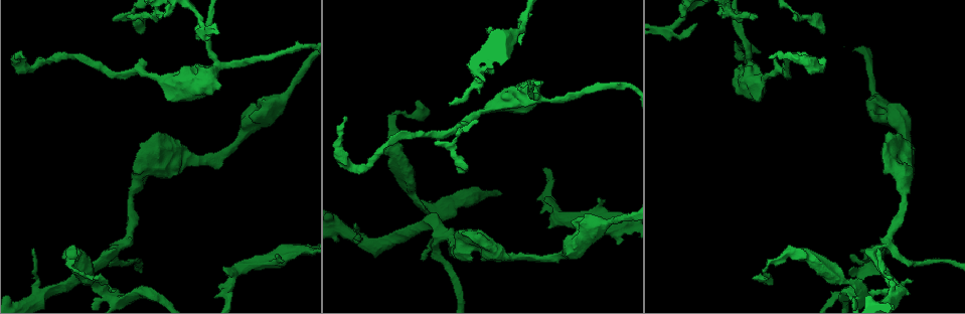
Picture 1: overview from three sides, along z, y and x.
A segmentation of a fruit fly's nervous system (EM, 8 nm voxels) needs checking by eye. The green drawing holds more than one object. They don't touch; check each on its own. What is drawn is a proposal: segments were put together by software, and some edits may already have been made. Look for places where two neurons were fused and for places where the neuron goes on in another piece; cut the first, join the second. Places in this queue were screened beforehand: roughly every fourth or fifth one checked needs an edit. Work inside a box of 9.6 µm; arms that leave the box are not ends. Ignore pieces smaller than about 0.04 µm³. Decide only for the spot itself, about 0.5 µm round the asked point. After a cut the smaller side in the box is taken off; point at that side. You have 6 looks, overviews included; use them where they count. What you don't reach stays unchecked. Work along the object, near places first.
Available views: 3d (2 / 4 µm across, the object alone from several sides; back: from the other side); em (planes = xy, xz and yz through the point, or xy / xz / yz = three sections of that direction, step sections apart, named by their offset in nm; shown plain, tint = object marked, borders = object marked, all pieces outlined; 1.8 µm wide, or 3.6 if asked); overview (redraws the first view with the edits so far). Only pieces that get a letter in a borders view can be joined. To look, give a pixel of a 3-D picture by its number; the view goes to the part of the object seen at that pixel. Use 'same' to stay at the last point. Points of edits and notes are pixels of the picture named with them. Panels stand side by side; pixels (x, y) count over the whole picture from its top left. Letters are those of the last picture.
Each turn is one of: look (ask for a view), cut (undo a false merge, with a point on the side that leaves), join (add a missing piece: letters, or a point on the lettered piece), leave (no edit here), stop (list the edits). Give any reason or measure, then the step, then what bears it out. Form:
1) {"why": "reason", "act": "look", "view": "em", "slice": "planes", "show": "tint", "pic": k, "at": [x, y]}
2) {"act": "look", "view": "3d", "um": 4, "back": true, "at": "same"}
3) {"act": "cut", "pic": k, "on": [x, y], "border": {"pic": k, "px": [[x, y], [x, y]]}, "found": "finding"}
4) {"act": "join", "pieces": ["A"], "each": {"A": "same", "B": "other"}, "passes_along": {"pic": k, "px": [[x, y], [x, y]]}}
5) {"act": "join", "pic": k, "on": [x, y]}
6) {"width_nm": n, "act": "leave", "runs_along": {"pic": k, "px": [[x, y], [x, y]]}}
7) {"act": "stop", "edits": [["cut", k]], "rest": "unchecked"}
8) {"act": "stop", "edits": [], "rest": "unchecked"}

{"why": "an open end", "act": "look", "view": "3d", "um": 2, "pic": 1, "at": [488, 29]}

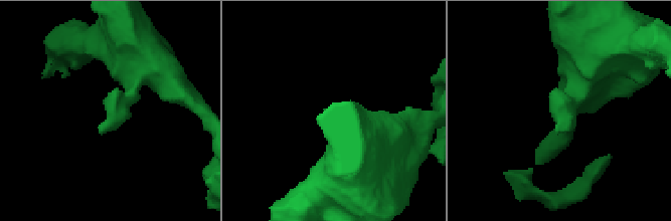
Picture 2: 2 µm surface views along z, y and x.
{"why": "now the EM", "act": "look", "view": "em", "slice": "planes", "show": "borders", "pic": 2, "at": [105, 133]}

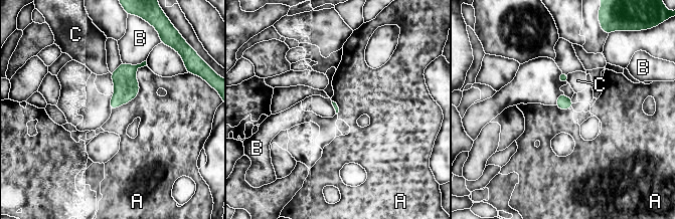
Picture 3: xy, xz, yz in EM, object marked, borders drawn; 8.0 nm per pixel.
{"act": "leave", "each": {"A": "other", "B": "other", "C": "other"}, "border": {"pic": 3, "px": [[147, 65], [111, 111]]}, "found": "none of them fits"}

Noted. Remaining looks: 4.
{"why": "long arm stops here", "act": "look", "view": "em", "slice": "xy", "step": 8, "show": "borders", "pic": 1, "at": [23, 58]}

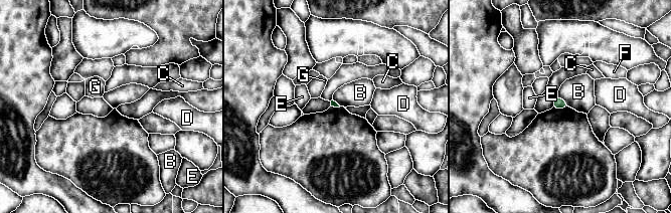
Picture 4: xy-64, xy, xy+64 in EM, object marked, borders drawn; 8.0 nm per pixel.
{"why": "cut it another way", "act": "look", "view": "em", "slice": "planes", "show": "borders", "at": "same"}

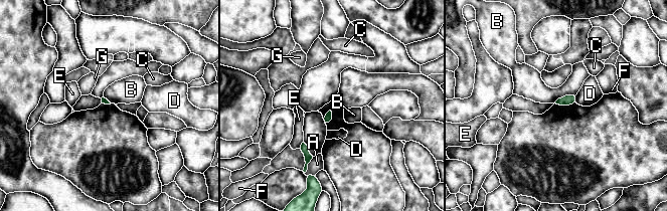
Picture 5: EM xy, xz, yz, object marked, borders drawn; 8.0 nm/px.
{"act": "leave", "each": {"A": "other", "B": "other", "C": "other", "D": "other", "E": "other", "F": "other", "G": "other"}, "border": {"pic": 5, "px": [[576, 92], [564, 94], [554, 102]]}, "found": "none of them fits"}

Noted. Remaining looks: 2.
{"why": "thick turns thin", "act": "look", "view": "em", "slice": "yz", "step": 8, "show": "borders", "pic": 1, "at": [106, 296]}

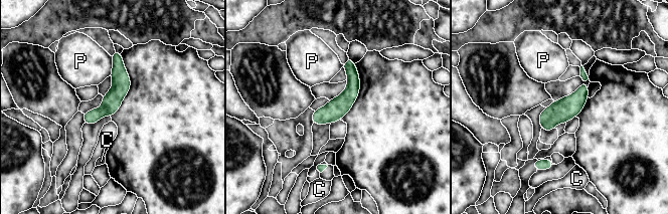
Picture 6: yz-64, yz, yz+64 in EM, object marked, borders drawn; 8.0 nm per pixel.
{"width_nm": 160, "longest_contact_nm": ["P", 160], "act": "leave", "each": {"C": "other", "P": "other"}, "found": "one neuron here"}

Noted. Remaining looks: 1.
{"act": "stop", "edits": [], "rest": "unchecked"}

